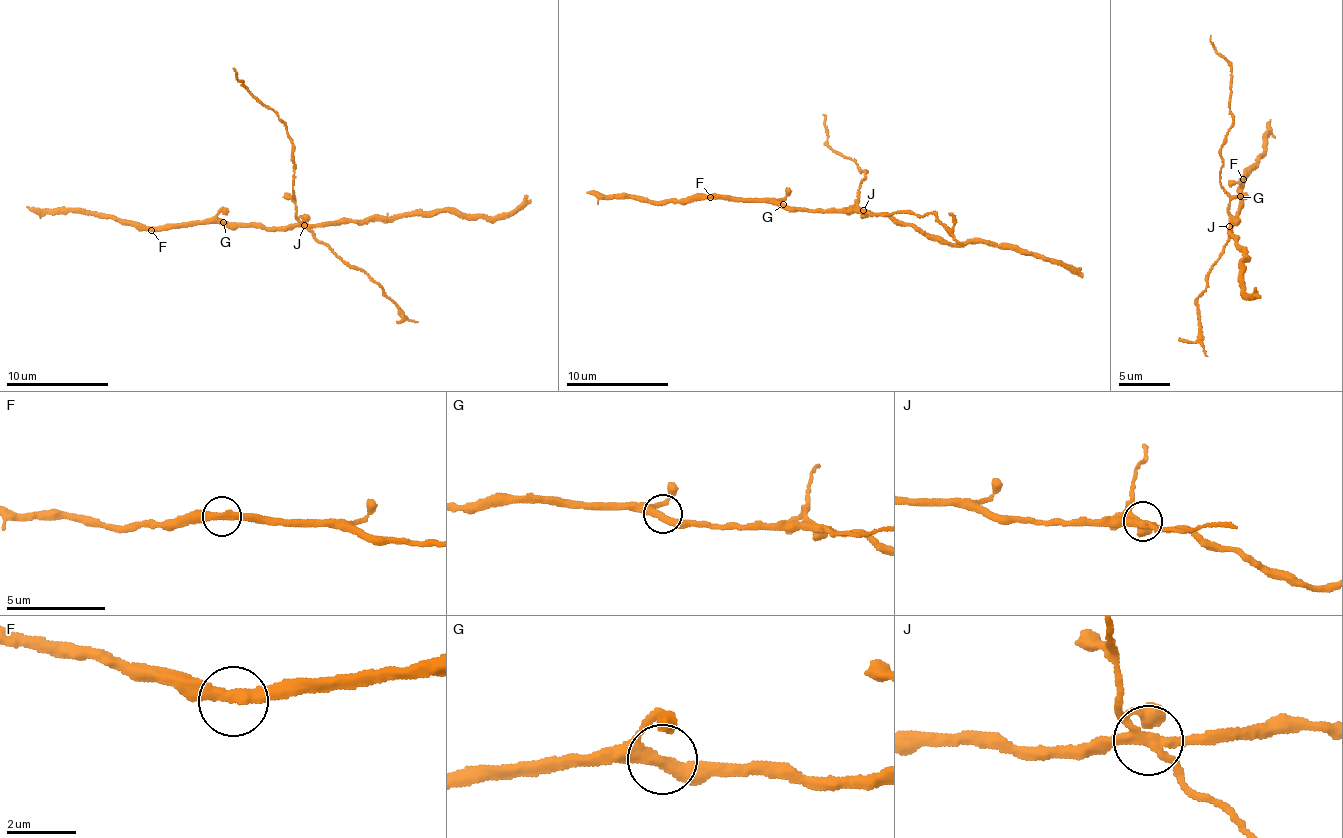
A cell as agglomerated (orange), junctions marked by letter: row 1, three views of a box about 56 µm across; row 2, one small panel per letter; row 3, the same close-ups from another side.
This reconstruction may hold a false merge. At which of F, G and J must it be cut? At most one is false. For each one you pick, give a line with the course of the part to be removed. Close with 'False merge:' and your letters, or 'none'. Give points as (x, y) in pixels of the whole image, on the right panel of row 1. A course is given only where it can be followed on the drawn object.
J: foreign part runs (1230, 227), (1229, 194), (1219, 179), (1224, 163), (1221, 144), (1233, 117), (1229, 108), (1231, 70), (1210, 35)
False merge: J

